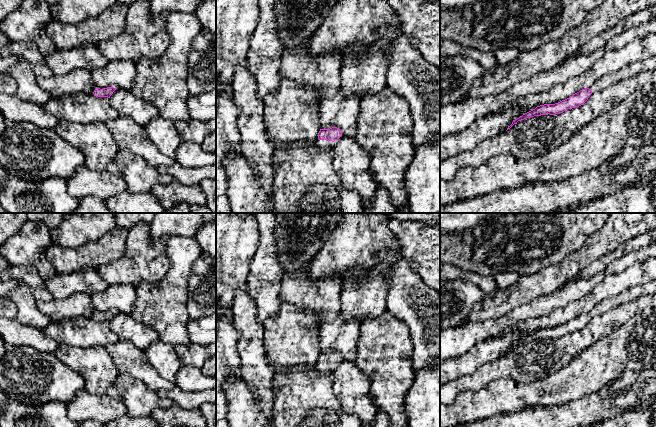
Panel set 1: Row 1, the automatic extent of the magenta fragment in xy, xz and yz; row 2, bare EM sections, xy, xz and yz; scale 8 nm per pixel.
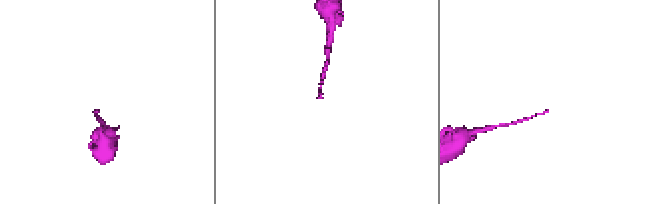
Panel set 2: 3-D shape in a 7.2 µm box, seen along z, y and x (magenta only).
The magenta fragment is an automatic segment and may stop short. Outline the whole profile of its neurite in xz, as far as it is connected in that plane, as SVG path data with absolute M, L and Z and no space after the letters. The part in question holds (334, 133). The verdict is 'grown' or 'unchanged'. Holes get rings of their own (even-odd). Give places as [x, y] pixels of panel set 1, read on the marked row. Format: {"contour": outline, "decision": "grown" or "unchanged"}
{"contour": "M332 127L330 129L320 129L318 133L318 144L322 151L328 151L334 153L333 142L342 136L342 132L337 127Z", "decision": "grown"}

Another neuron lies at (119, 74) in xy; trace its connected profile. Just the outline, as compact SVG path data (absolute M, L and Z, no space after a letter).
M109 61L101 69L91 71L96 88L124 88L131 90L136 74L136 62L133 61Z

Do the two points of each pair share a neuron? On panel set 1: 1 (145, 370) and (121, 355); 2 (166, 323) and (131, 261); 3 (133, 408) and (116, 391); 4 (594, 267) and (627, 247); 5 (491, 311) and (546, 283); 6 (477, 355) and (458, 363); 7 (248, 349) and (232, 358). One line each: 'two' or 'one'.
1: one
2: two
3: one
4: one
5: one
6: one
7: two

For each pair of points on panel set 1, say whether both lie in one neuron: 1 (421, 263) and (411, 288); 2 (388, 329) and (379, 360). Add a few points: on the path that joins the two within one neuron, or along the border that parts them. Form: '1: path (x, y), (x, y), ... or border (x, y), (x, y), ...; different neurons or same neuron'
1: border (402, 258), (429, 286); different neurons
2: path (386, 337), (384, 352); same neuron

